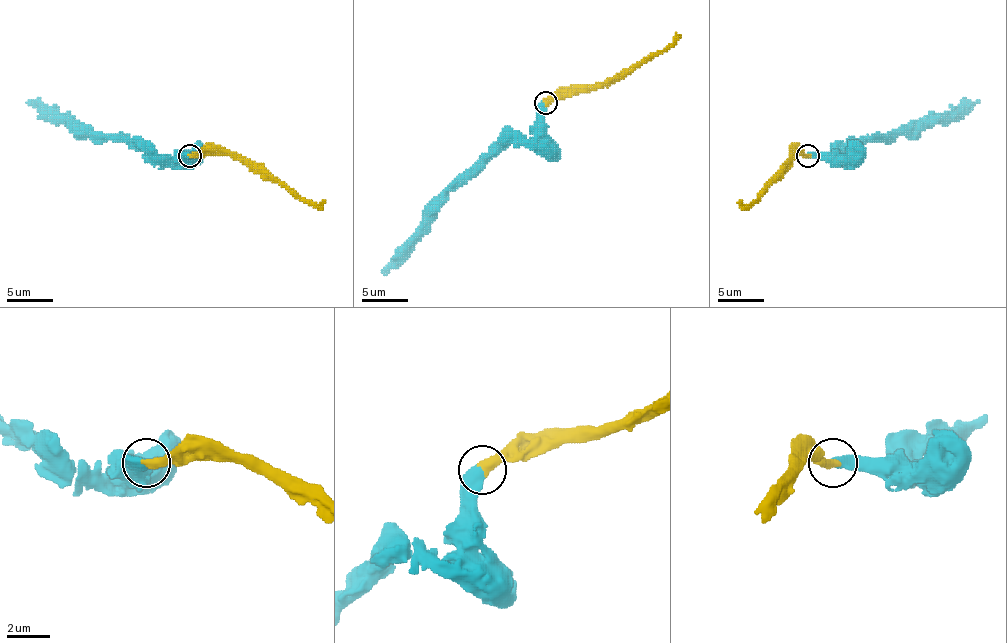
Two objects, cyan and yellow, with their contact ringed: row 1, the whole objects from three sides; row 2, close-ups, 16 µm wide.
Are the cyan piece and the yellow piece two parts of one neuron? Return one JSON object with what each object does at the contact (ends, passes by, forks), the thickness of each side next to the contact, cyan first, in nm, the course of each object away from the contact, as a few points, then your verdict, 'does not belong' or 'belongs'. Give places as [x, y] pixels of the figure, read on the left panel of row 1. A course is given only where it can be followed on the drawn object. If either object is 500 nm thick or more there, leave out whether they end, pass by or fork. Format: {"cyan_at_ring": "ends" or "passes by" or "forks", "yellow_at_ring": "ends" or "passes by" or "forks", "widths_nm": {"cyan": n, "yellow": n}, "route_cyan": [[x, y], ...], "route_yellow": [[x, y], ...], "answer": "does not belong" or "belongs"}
{"widths_nm": {"cyan": 500, "yellow": 480}, "route_cyan": [[190, 155], [174, 159], [151, 159], [131, 146], [88, 134], [79, 127], [47, 118], [28, 102]], "route_yellow": [[190, 155], [234, 155], [259, 164], [316, 205], [325, 200]], "answer": "belongs"}

